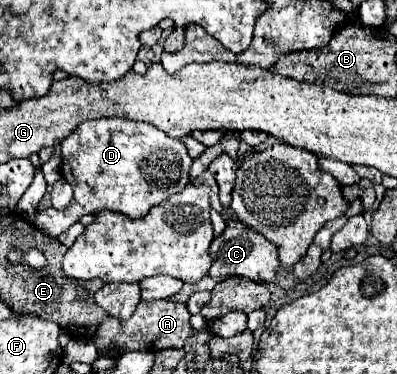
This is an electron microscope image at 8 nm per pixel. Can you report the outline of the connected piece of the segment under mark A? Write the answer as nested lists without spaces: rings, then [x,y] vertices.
[[[150,300],[150,302],[140,302],[128,320],[106,318],[96,330],[94,344],[100,352],[114,352],[114,346],[122,352],[126,350],[158,352],[164,348],[182,348],[184,340],[190,334],[192,334],[192,326],[190,326],[190,312],[186,304],[174,304],[170,300]]]

